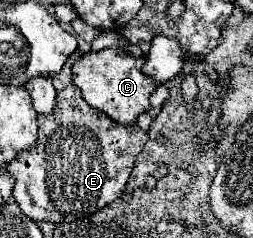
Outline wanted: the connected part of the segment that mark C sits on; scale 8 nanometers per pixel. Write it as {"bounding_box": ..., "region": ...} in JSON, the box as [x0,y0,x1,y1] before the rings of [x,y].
{"bounding_box":[73,47,157,125],"region":[[[109,47],[97,53],[85,53],[81,55],[73,65],[73,83],[81,89],[83,99],[95,107],[101,109],[105,115],[109,115],[119,125],[135,125],[137,117],[151,109],[149,97],[157,89],[157,83],[147,77],[141,67],[145,59],[143,57],[131,57],[117,47]]]}

